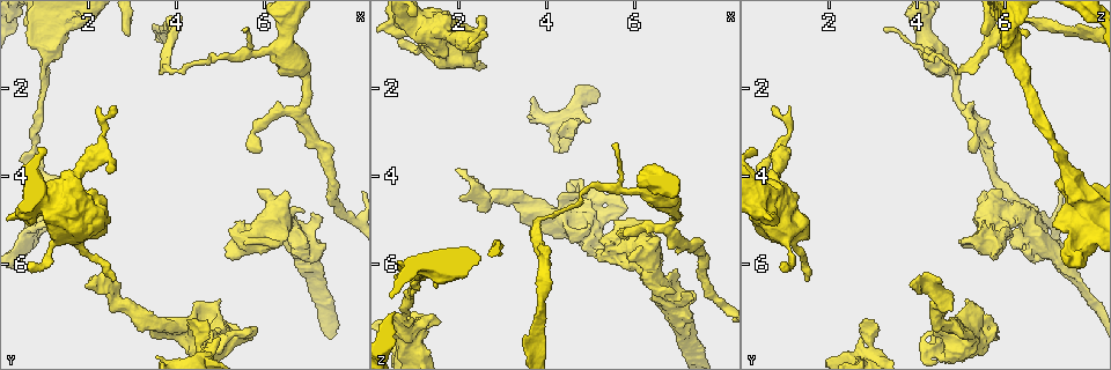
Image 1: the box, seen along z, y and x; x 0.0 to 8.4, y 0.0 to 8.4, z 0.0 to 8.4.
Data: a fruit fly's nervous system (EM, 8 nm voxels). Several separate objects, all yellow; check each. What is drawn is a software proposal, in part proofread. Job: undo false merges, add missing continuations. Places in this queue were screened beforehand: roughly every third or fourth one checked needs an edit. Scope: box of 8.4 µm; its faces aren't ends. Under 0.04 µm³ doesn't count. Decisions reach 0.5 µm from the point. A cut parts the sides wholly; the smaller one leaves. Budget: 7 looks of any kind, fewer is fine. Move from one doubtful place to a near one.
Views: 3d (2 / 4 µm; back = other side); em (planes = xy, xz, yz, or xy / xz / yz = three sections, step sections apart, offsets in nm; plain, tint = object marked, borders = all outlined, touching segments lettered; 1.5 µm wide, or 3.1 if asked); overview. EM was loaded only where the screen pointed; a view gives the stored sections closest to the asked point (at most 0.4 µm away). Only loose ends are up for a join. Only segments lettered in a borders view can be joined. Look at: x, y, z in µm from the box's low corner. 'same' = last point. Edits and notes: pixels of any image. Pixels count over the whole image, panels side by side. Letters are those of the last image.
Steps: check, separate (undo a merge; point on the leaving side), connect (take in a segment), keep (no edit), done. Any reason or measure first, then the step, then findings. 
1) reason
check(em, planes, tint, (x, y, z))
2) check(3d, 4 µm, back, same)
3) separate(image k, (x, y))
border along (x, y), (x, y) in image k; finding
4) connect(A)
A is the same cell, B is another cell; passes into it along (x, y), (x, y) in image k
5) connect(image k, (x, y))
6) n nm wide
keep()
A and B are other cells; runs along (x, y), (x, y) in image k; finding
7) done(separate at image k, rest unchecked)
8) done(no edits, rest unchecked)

an open end
check(em, xy, step 4, borders, (5.80, 7.45, 4.70))

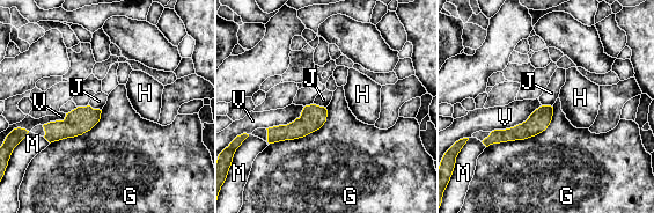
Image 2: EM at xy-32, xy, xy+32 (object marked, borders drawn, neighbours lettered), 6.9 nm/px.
150 nm wide; G touches over 550 nm
keep()
G, H, J, M and V are other cells; none of them fits

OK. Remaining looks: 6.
an open end
check(3d, 2 µm, (4.95, 7.70, 2.75))

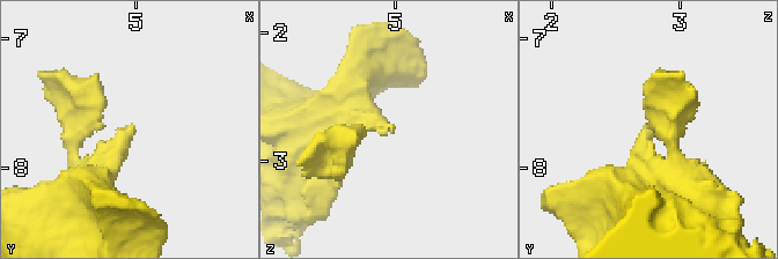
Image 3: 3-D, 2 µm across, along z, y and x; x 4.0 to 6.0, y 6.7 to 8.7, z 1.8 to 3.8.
need the tissue
check(em, xz, step 8, tint, (4.98, 7.64, 2.76))

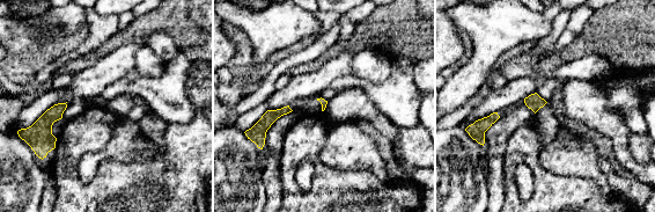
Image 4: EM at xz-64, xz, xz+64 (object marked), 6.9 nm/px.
check(em, planes, borders, same)

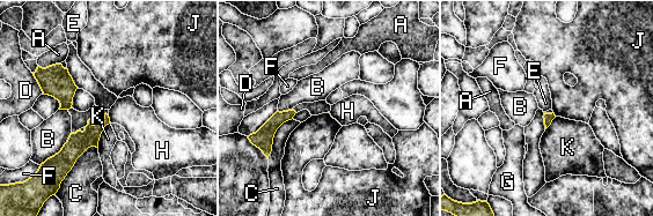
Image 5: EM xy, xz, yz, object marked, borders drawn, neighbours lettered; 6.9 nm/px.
keep()
A, B, C, D, E, F, G, H, J and K are other cells; border along (66, 68), (78, 87) in image 5; none of them fits

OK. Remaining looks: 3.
thick end
check(3d, 4 µm, (6.95, 5.45, 6.10))

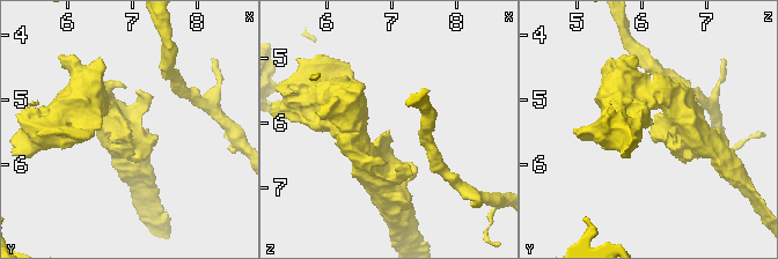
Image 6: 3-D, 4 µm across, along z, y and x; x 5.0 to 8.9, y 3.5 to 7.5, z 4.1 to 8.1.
need the tissue
check(em, xz, step 4, tint, (6.95, 5.50, 6.10))

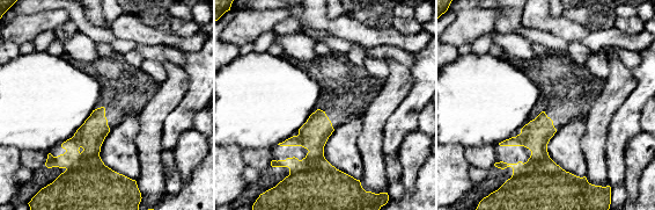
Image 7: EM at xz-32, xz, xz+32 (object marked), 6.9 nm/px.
another direction
check(em, planes, borders, same)

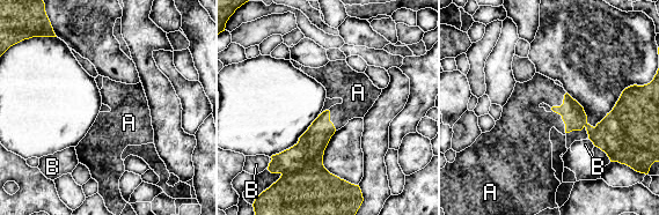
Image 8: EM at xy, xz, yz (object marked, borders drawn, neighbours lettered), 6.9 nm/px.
connect(A)
A is the same cell, B is another cell; passes into it along (573, 116), (563, 120), (528, 126) in image 8; it goes on there

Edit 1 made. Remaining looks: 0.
done(connect at image 8, rest unchecked)

